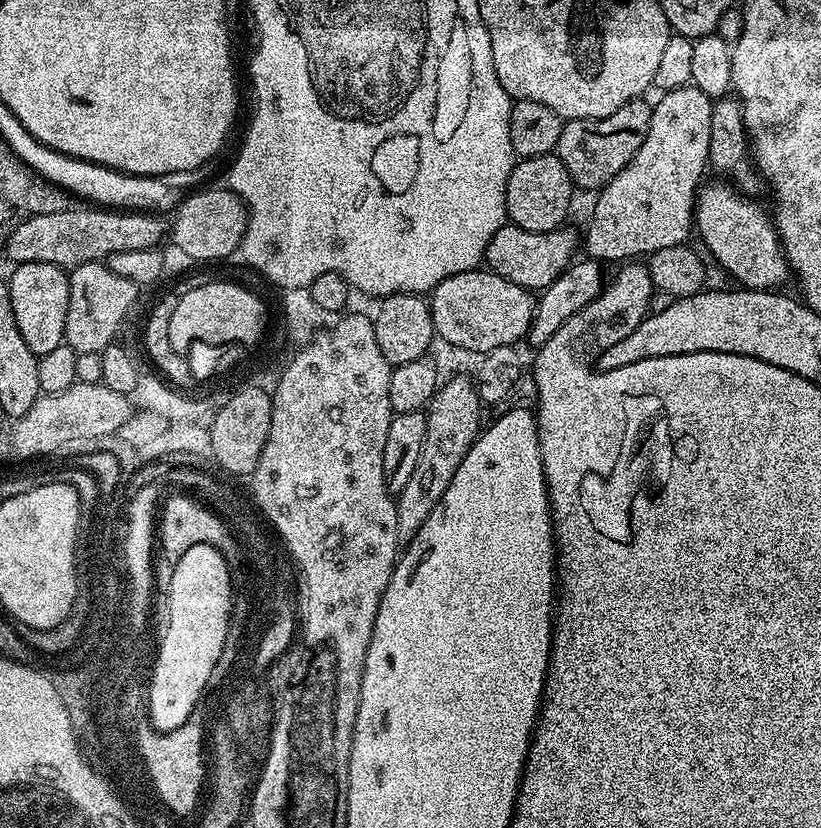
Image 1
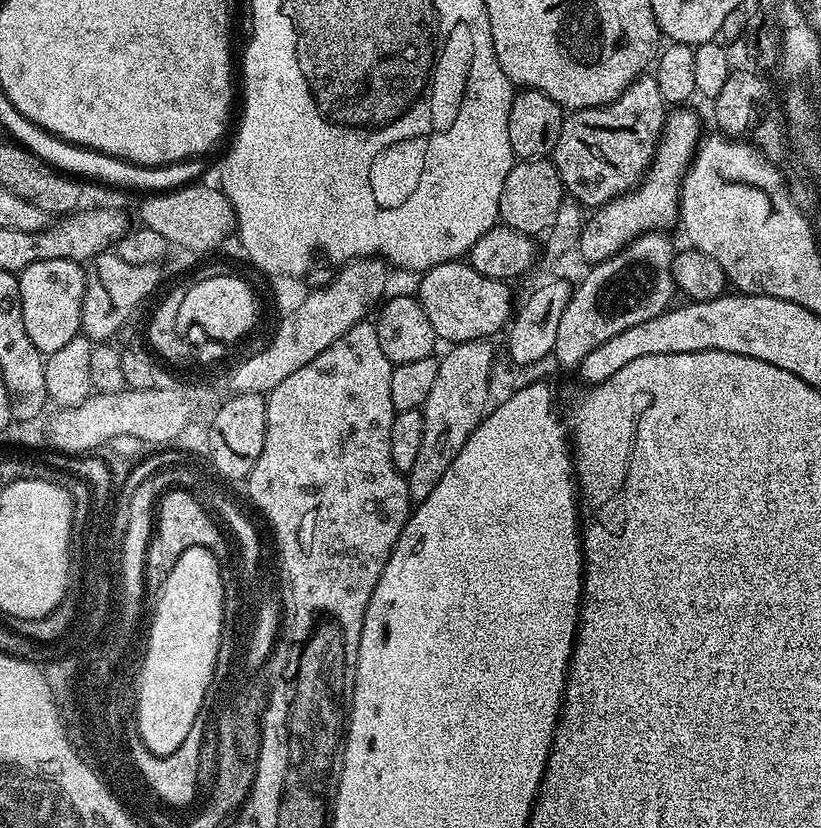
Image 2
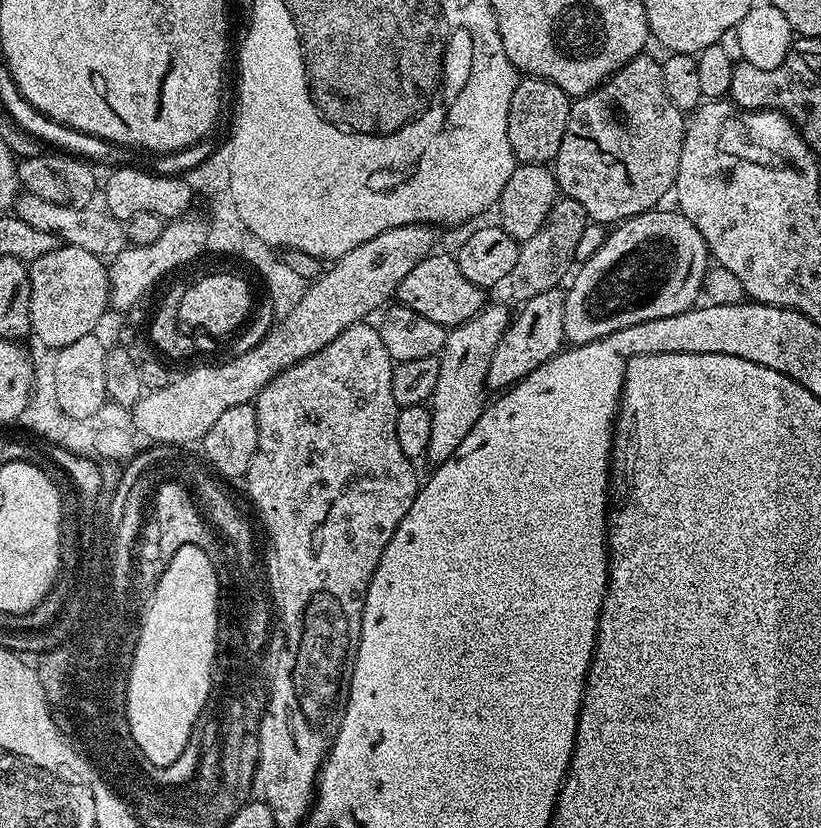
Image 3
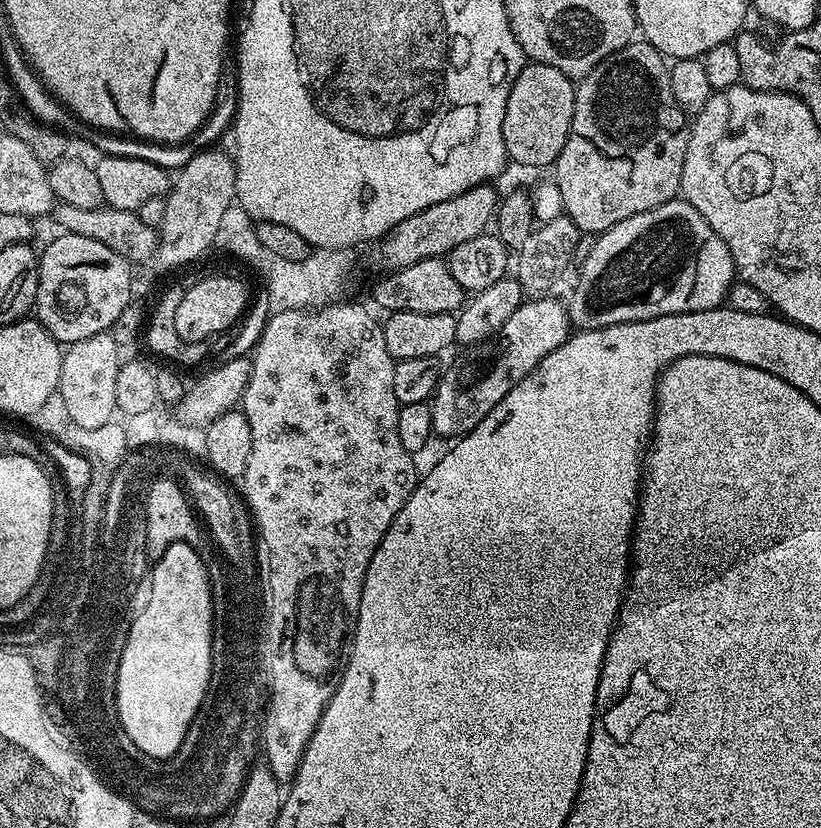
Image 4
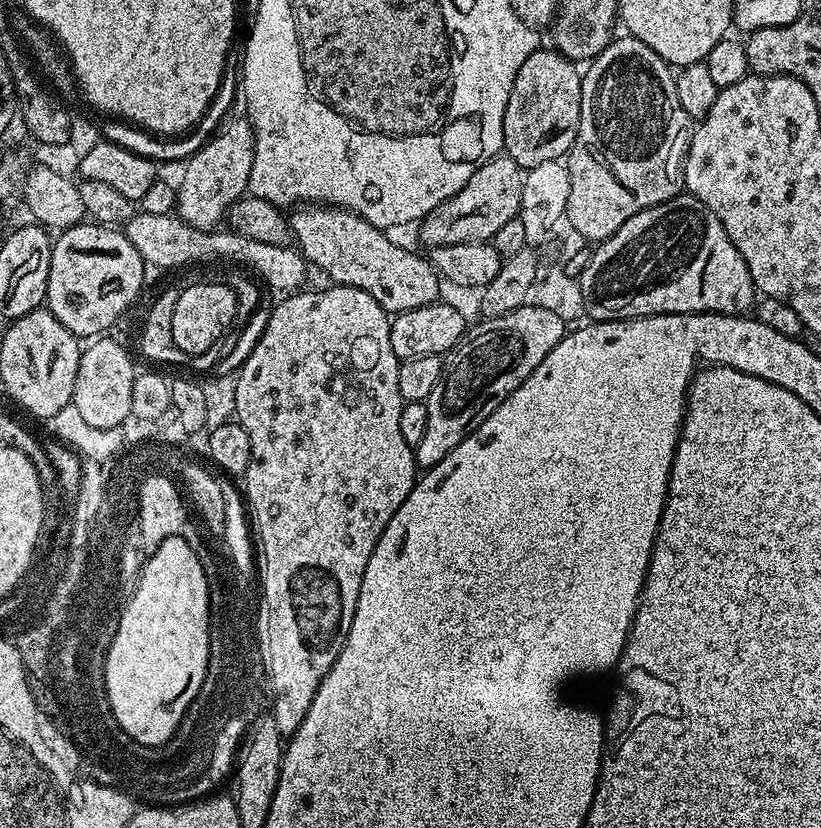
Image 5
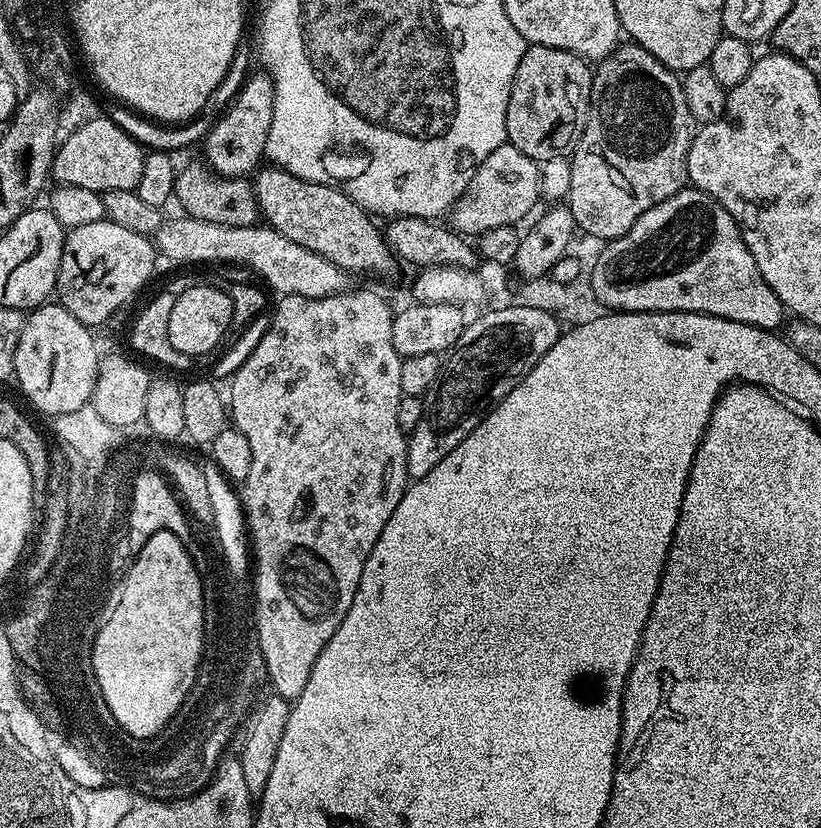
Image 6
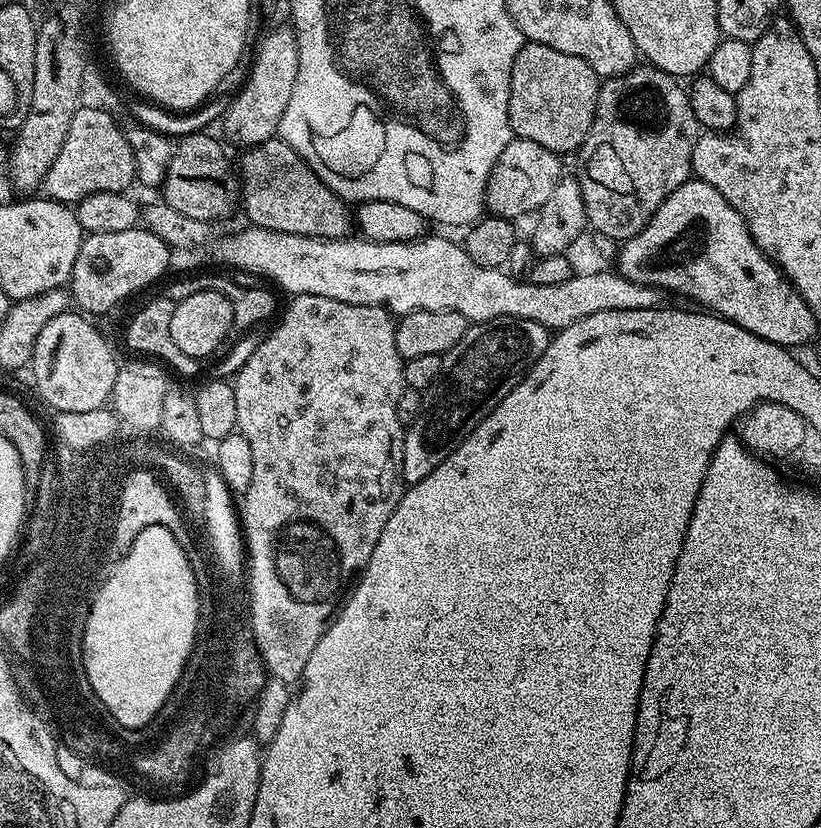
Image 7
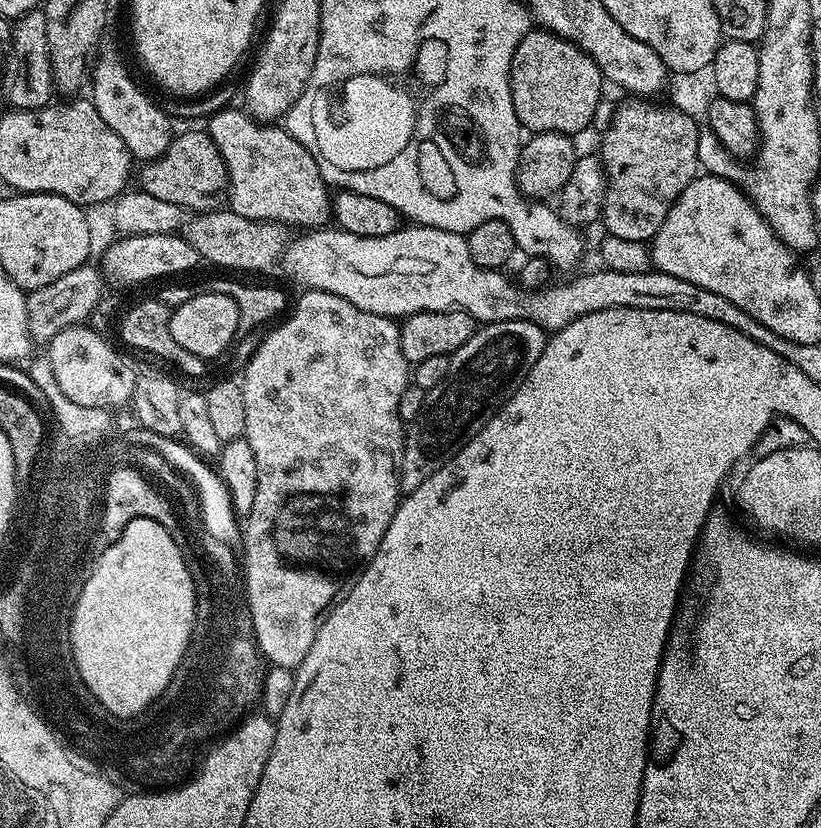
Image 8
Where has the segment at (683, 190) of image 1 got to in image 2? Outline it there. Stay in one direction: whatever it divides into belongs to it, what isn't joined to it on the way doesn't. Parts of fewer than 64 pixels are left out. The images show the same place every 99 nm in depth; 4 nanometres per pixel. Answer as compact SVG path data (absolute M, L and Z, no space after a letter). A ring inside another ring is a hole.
M680 106L665 115L656 153L643 180L631 192L595 209L585 219L580 238L581 258L584 262L589 265L601 264L603 260L617 256L642 234L664 232L668 228L677 227L680 218L680 187L702 139L700 120L690 109L688 106Z

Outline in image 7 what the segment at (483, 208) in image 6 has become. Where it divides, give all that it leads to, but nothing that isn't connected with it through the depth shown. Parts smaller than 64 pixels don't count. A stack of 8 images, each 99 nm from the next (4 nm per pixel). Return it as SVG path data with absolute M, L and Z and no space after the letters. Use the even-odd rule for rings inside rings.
M513 138L506 150L502 150L494 170L488 176L487 211L491 215L505 218L539 212L546 198L550 198L554 186L558 186L562 175L560 160L557 153L546 150L546 146L538 146L538 142Z

